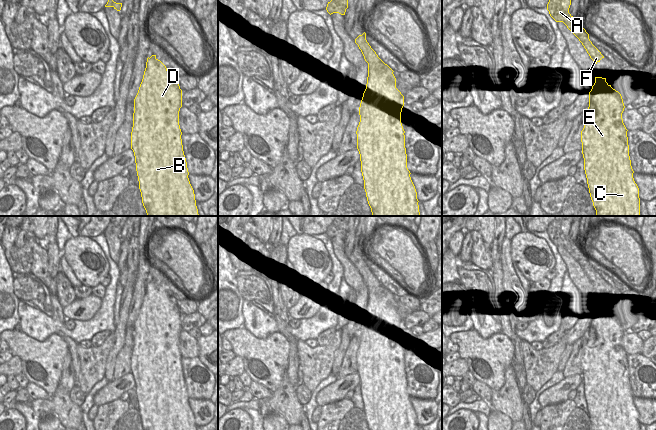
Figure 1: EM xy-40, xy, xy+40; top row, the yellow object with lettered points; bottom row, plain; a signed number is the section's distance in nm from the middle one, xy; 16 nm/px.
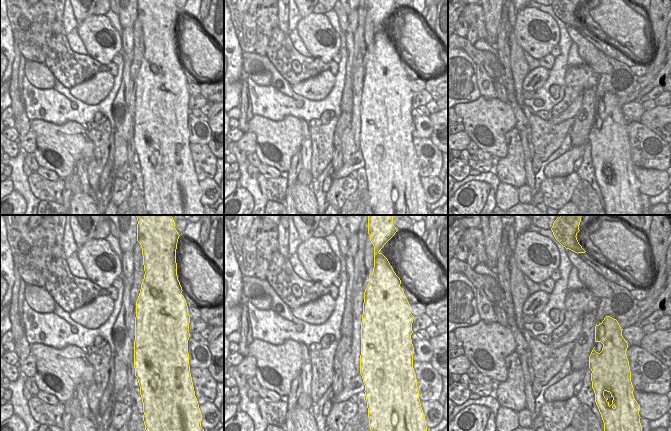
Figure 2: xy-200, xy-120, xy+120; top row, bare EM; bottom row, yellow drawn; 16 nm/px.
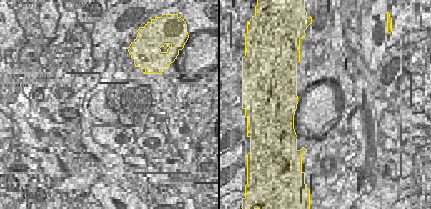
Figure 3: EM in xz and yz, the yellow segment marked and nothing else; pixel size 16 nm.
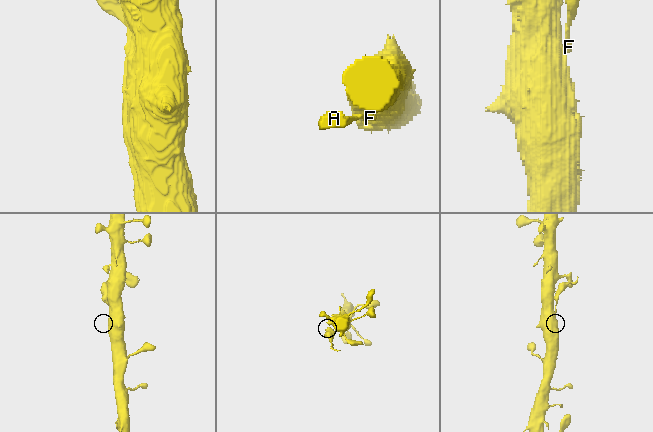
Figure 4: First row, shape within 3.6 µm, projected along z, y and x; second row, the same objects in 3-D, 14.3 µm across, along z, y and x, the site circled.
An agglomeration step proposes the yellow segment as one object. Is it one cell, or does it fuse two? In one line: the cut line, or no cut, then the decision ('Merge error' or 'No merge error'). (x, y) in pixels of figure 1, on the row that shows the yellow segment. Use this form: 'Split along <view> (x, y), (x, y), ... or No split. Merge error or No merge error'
Split along xy (381, 60), (378, 67), (368, 73). Merge error

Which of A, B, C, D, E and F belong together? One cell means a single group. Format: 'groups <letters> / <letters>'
groups A F / B C D E

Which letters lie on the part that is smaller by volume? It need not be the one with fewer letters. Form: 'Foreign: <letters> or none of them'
Foreign: A, F

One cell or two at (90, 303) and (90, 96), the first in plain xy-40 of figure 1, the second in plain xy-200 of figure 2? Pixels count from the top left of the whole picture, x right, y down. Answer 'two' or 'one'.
one

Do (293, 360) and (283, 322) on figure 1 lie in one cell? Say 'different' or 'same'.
same

